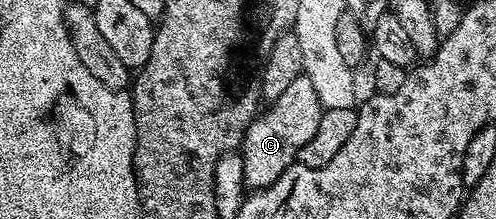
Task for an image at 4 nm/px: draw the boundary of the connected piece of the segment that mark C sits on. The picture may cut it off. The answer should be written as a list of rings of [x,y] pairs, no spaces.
[[[305,76],[292,81],[281,96],[268,103],[267,108],[269,110],[262,109],[246,128],[239,147],[246,187],[254,191],[266,190],[275,184],[275,180],[279,180],[279,176],[283,176],[283,172],[297,162],[299,148],[303,148],[303,144],[311,140],[315,128],[319,128],[323,109],[314,85]]]

